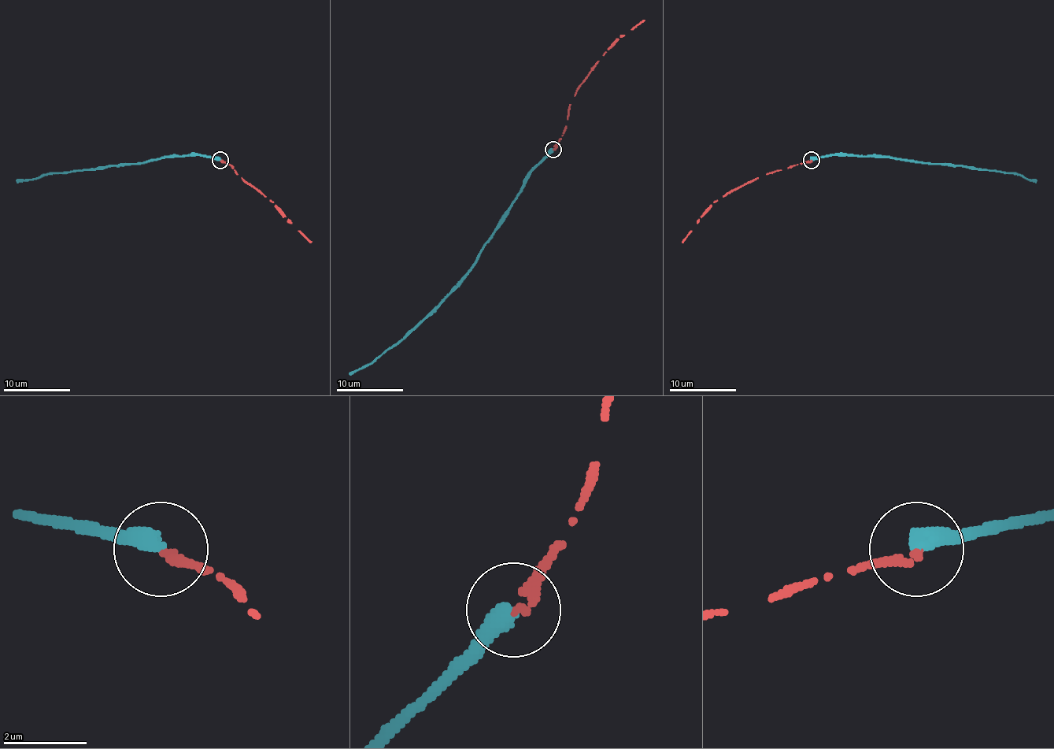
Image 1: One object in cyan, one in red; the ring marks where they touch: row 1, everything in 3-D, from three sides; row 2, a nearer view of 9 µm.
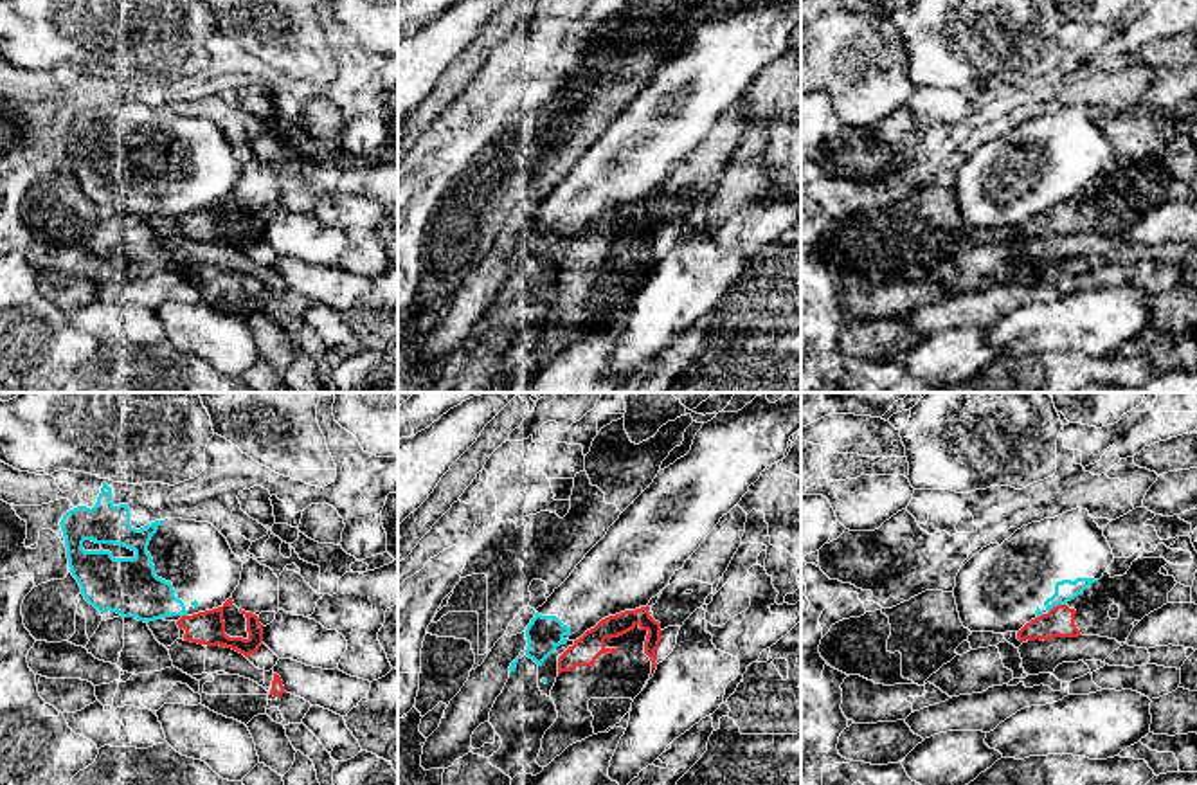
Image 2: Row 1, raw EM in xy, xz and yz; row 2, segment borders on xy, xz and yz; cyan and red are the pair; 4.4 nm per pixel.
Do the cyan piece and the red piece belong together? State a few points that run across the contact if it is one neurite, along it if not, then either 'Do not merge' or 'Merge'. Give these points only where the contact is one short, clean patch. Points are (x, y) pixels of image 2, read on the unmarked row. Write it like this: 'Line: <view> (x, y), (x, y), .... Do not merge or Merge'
Line: yz (1064, 200), (1057, 200), (1048, 209). Do not merge

